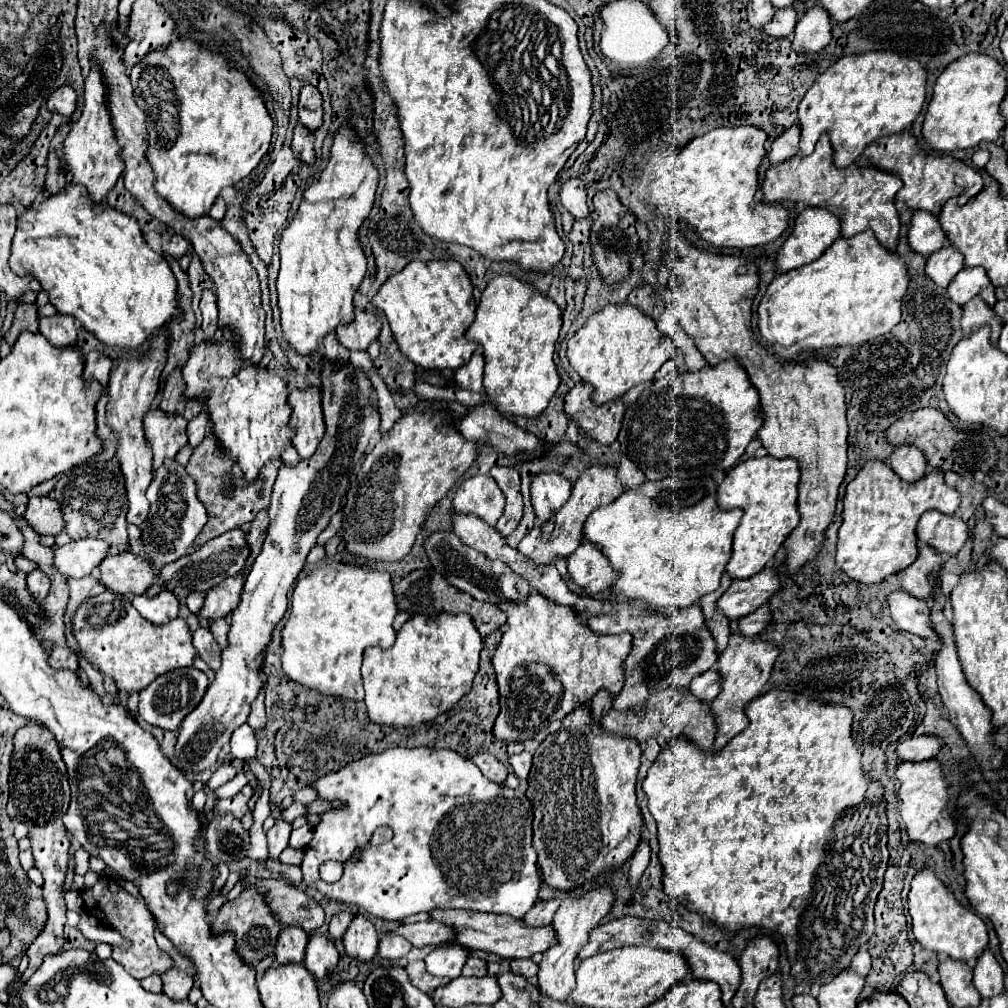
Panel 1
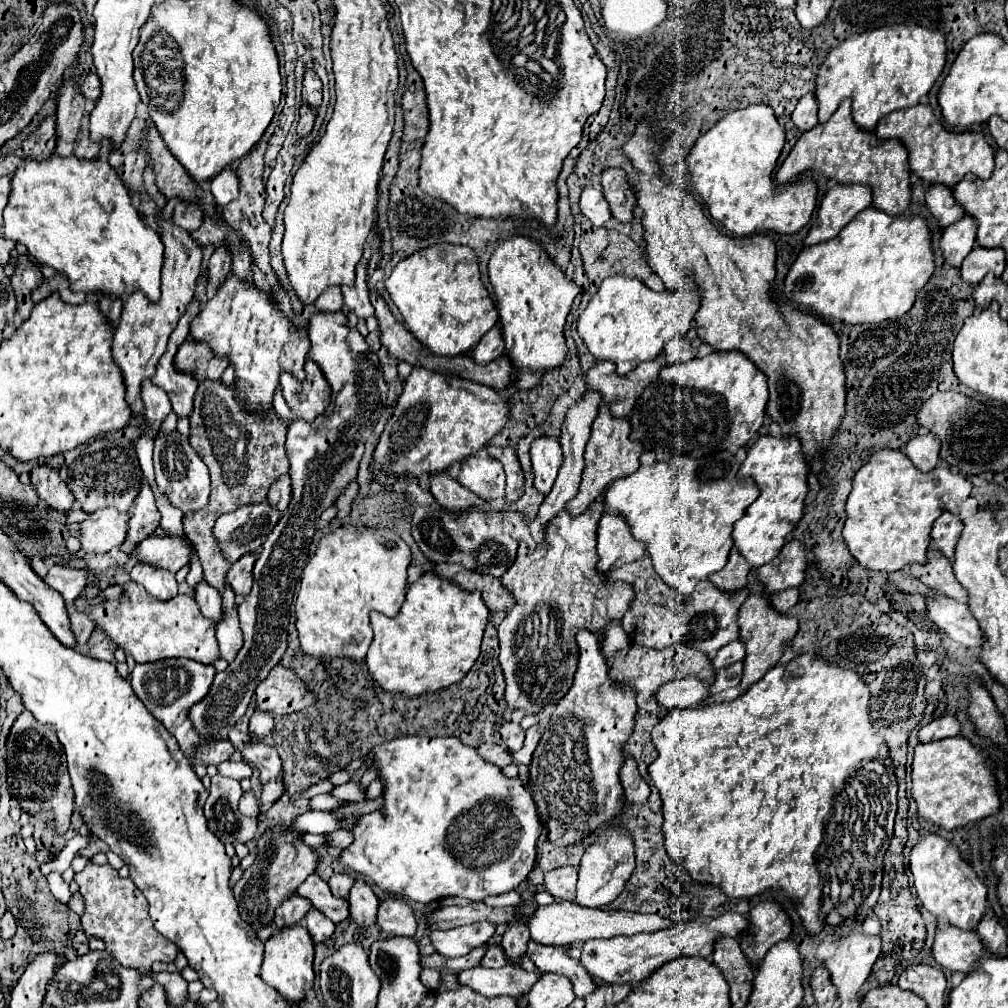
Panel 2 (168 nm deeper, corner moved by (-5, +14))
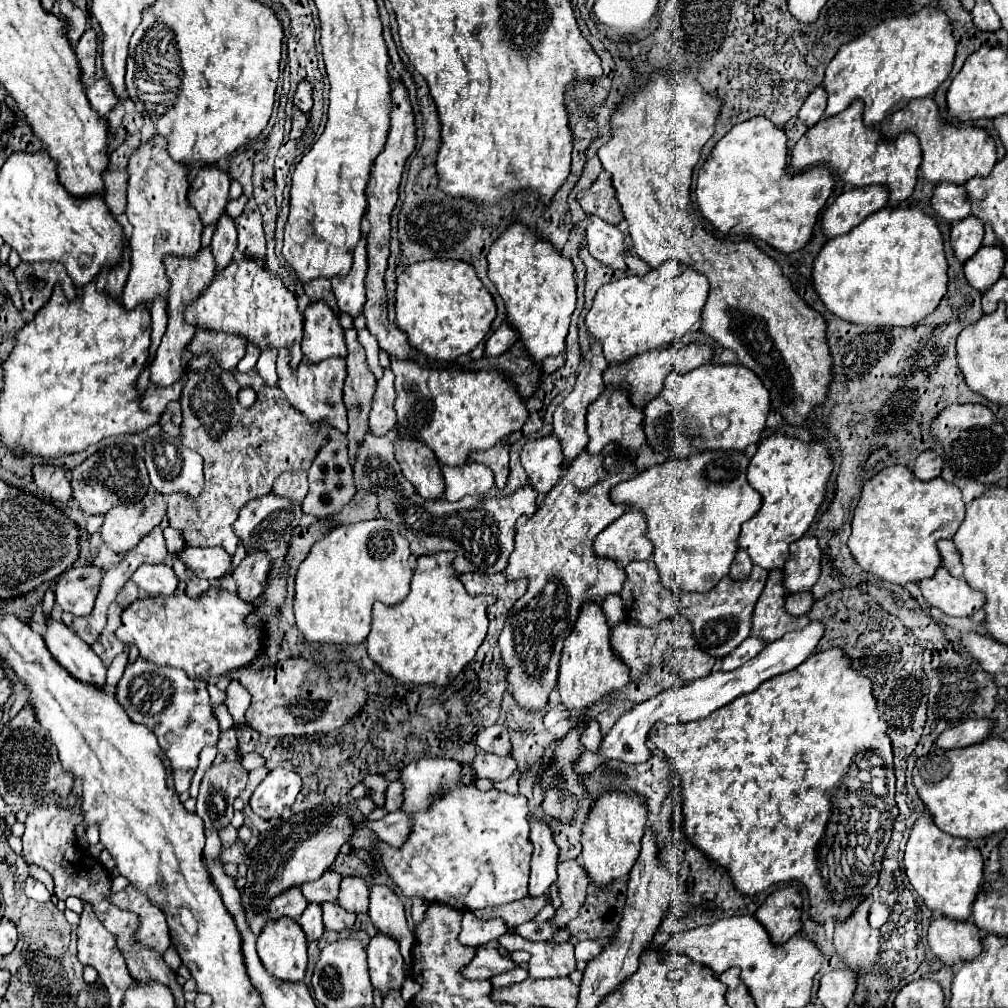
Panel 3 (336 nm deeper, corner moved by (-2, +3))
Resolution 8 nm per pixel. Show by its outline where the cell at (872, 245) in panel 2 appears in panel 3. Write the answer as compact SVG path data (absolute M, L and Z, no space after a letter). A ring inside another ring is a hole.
M890 207L872 213L842 237L830 239L814 261L814 289L828 311L856 325L914 325L930 315L948 291L944 239L932 215L918 207Z

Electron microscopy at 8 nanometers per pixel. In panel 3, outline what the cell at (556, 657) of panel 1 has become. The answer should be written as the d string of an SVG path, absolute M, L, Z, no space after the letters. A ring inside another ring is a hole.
M612 443L598 455L584 449L568 465L562 479L548 491L542 507L538 507L534 515L522 515L522 519L518 519L516 547L510 553L506 577L528 577L528 591L508 611L506 625L500 633L500 653L508 669L506 681L514 691L516 703L524 709L542 709L548 703L548 695L558 679L562 643L570 635L582 605L588 599L602 603L606 595L622 591L626 579L624 569L620 569L614 559L598 557L592 543L602 529L626 511L624 503L610 501L610 489L636 473L634 457ZM608 455L618 459L612 471L604 467Z

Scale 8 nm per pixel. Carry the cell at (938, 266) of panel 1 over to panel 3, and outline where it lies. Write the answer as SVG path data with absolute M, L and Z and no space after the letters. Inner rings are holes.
M968 215L966 219L958 221L952 225L952 235L950 243L954 247L954 253L960 261L970 259L980 247L982 247L982 221L976 219L974 215Z

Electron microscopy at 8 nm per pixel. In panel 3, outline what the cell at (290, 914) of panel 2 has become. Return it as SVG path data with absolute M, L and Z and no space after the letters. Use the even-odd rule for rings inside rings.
M290 887L290 891L286 891L286 895L276 895L270 901L270 919L280 919L280 917L292 917L298 919L302 915L302 911L306 909L308 901L302 895L300 887Z

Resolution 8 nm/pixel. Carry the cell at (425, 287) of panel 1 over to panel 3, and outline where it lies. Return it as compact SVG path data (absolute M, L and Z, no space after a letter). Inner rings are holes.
M420 261L410 265L398 277L396 289L396 325L408 333L408 341L416 351L422 351L426 357L436 361L456 361L460 355L470 353L490 331L490 325L496 317L496 305L488 289L478 279L474 267L466 261Z

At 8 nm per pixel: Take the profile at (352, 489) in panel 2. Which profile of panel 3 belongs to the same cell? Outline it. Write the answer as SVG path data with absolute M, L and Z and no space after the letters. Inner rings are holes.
M344 329L346 342L346 361L348 361L348 375L344 379L344 401L348 407L348 449L350 459L354 463L358 443L364 439L368 429L368 413L370 413L370 399L376 391L376 379L368 369L364 347L360 345L354 329Z

